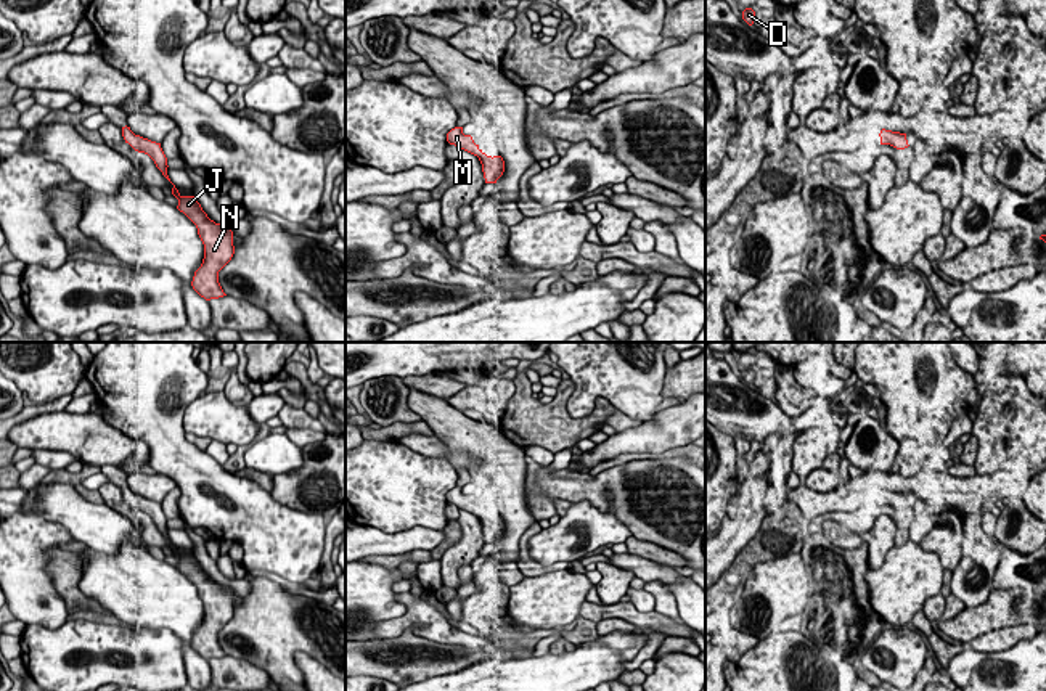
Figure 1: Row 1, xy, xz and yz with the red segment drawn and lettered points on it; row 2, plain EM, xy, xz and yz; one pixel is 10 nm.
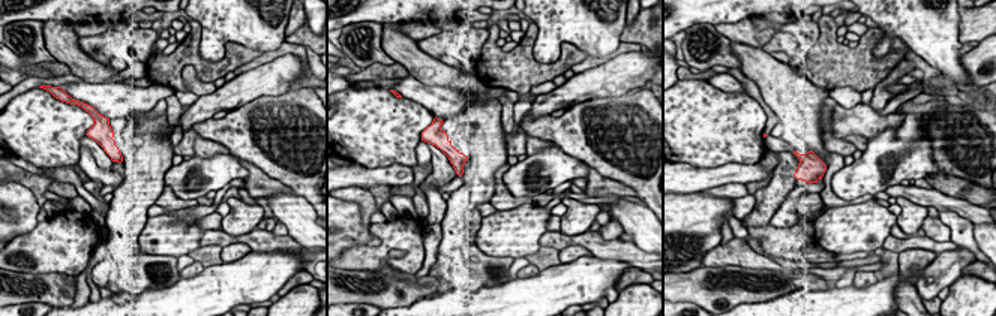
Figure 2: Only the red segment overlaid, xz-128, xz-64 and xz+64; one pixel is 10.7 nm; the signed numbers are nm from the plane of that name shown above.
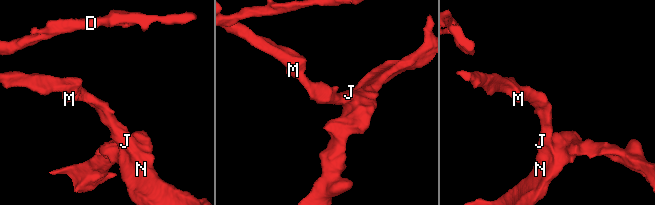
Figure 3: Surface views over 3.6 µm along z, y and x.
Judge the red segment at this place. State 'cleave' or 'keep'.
keep

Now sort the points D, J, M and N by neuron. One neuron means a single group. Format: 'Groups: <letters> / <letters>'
Groups: D J M N

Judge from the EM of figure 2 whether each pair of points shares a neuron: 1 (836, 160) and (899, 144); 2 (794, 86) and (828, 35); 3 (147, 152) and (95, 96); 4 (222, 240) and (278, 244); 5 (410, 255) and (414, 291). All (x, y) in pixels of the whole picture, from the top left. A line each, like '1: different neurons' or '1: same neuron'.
1: different neurons
2: different neurons
3: different neurons
4: same neuron
5: different neurons

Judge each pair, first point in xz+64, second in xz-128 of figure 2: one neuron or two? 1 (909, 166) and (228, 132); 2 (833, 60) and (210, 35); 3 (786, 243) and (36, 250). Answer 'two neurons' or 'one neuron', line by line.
1: two neurons
2: two neurons
3: two neurons

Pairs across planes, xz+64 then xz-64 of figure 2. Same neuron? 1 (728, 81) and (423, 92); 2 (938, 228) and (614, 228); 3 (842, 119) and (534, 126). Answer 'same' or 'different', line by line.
1: same
2: same
3: same

